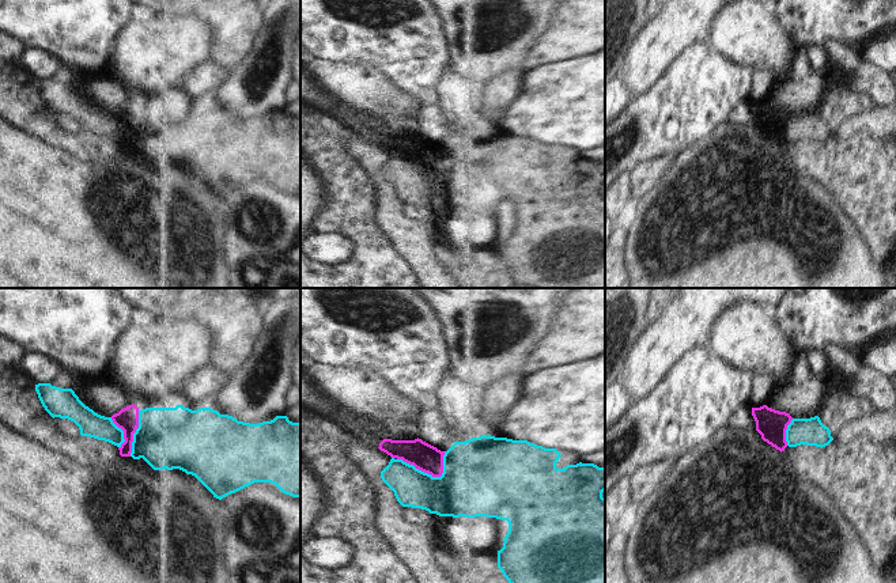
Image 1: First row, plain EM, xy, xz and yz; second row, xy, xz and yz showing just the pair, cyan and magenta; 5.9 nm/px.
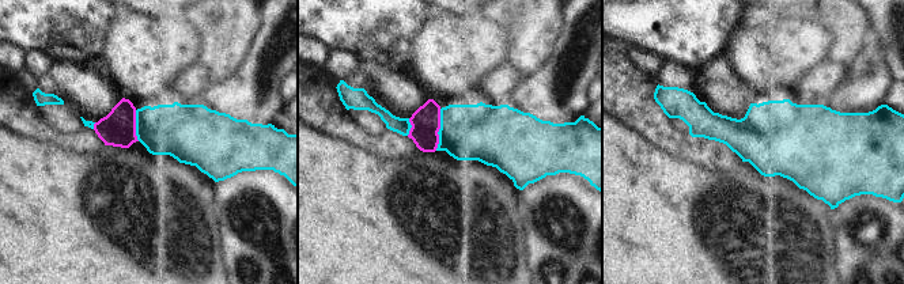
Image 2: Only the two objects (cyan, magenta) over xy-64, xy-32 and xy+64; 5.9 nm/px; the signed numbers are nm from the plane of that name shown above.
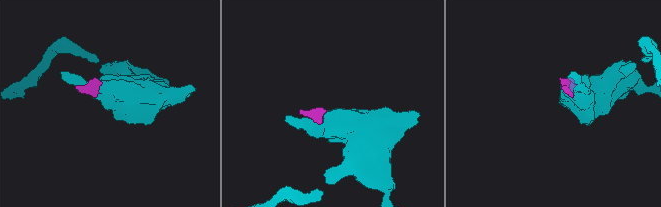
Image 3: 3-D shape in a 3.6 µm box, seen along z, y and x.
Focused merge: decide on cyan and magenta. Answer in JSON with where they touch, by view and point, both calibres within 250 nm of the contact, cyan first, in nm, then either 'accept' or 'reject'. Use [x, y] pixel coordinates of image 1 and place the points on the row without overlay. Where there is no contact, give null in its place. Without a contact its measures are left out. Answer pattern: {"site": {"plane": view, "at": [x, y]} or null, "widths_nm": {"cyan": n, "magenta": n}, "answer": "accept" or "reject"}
{"site": {"plane": "xz", "at": [430, 170]}, "widths_nm": {"cyan": 380, "magenta": 160}, "answer": "accept"}

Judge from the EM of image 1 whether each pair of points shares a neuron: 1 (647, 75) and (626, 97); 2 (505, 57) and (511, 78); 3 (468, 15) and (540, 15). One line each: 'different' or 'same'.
1: different
2: different
3: same

